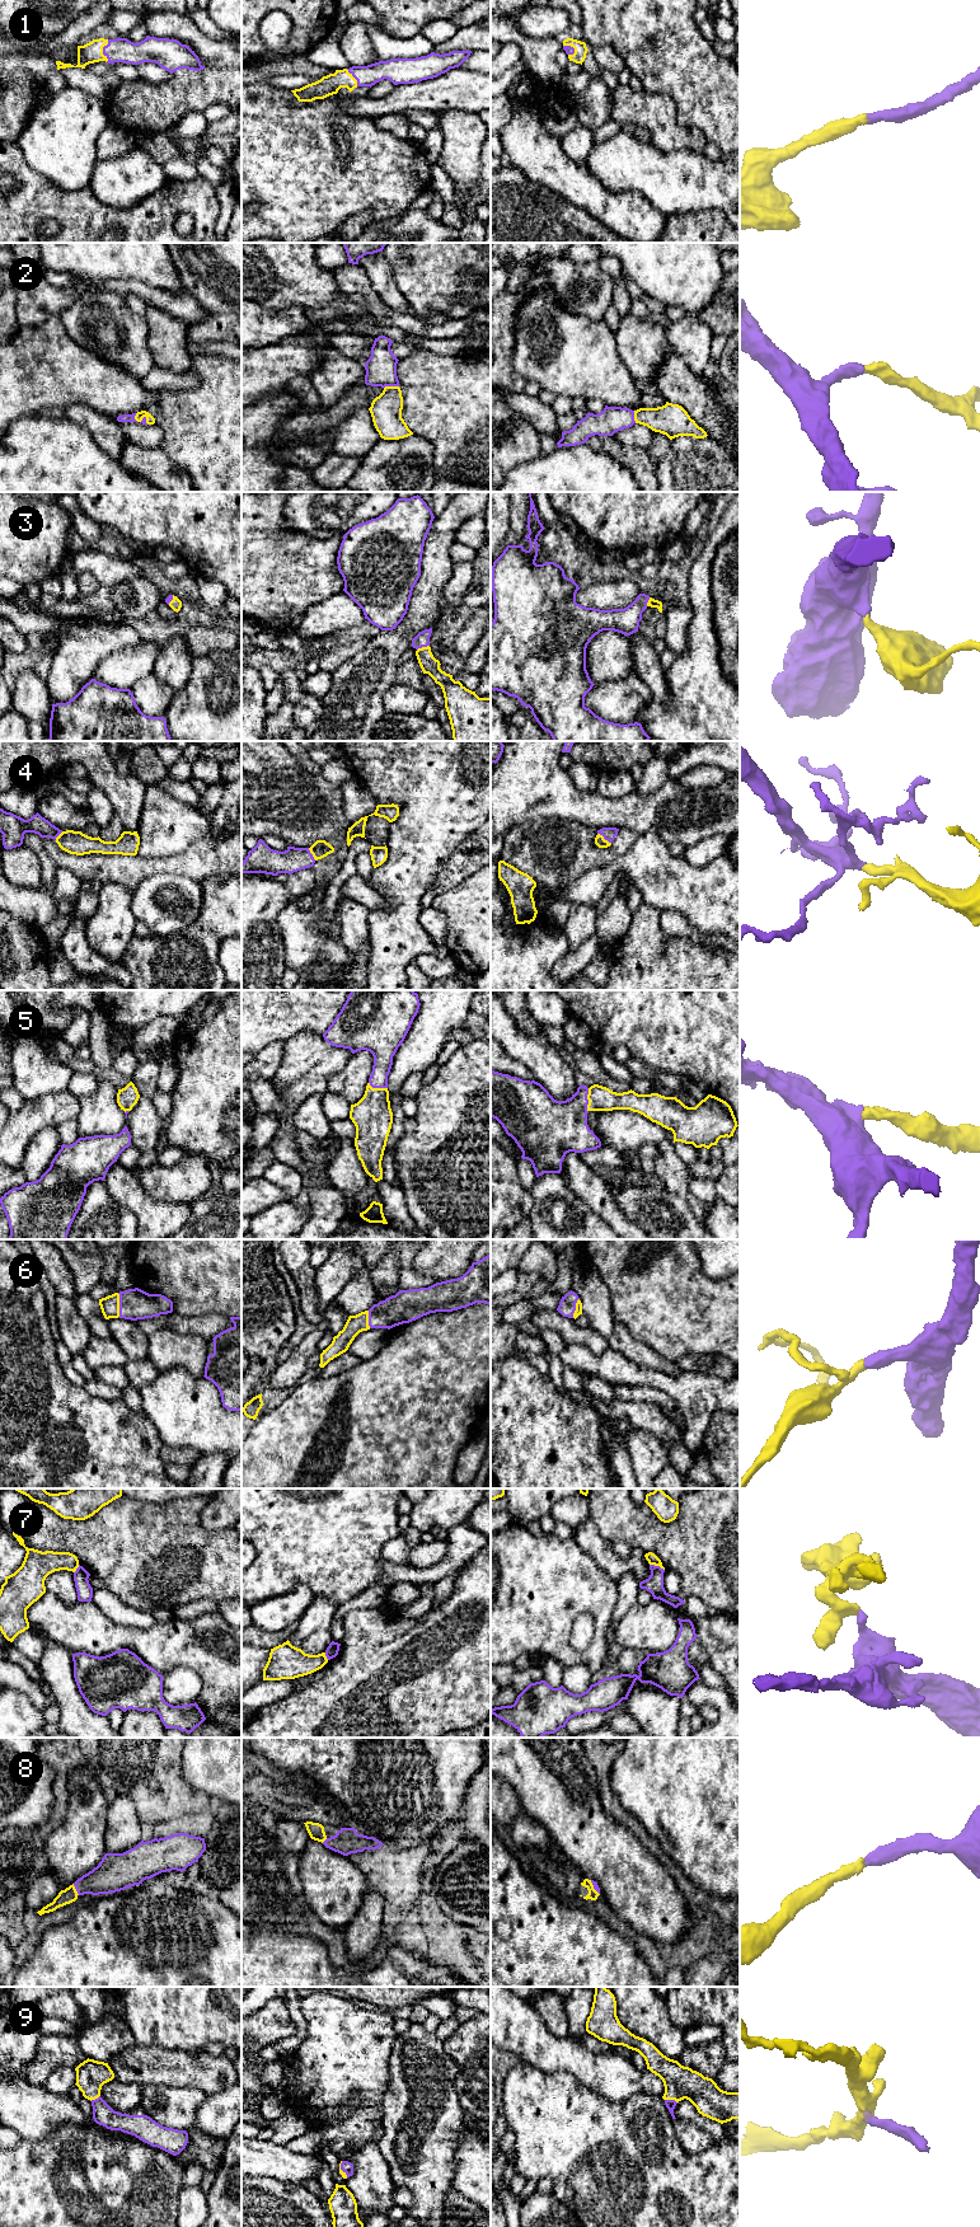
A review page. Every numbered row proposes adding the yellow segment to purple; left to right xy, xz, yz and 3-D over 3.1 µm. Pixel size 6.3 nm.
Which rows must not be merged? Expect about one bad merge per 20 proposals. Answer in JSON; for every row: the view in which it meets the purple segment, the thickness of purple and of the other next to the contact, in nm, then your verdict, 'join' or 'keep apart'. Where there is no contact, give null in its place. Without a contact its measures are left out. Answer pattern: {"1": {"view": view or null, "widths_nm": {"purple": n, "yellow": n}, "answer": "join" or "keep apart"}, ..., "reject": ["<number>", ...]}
{"1": {"view": "xy", "widths_nm": {"purple": 160, "yellow": 130}, "answer": "join"}, "2": {"view": "xz", "widths_nm": {"purple": 190, "yellow": 200}, "answer": "join"}, "3": {"view": "xz", "widths_nm": {"purple": 100, "yellow": 110}, "answer": "join"}, "4": {"view": "yz", "widths_nm": {"purple": 90, "yellow": 70}, "answer": "join"}, "5": {"view": "yz", "widths_nm": {"purple": 340, "yellow": 160}, "answer": "join"}, "6": {"view": "xy", "widths_nm": {"purple": 190, "yellow": 120}, "answer": "join"}, "7": {"view": "yz", "widths_nm": {"purple": 110, "yellow": 70}, "answer": "keep apart"}, "8": {"view": "xy", "widths_nm": {"purple": 220, "yellow": 100}, "answer": "join"}, "9": {"view": "yz", "widths_nm": {"purple": 60, "yellow": 220}, "answer": "join"}, "reject": ["7"]}

